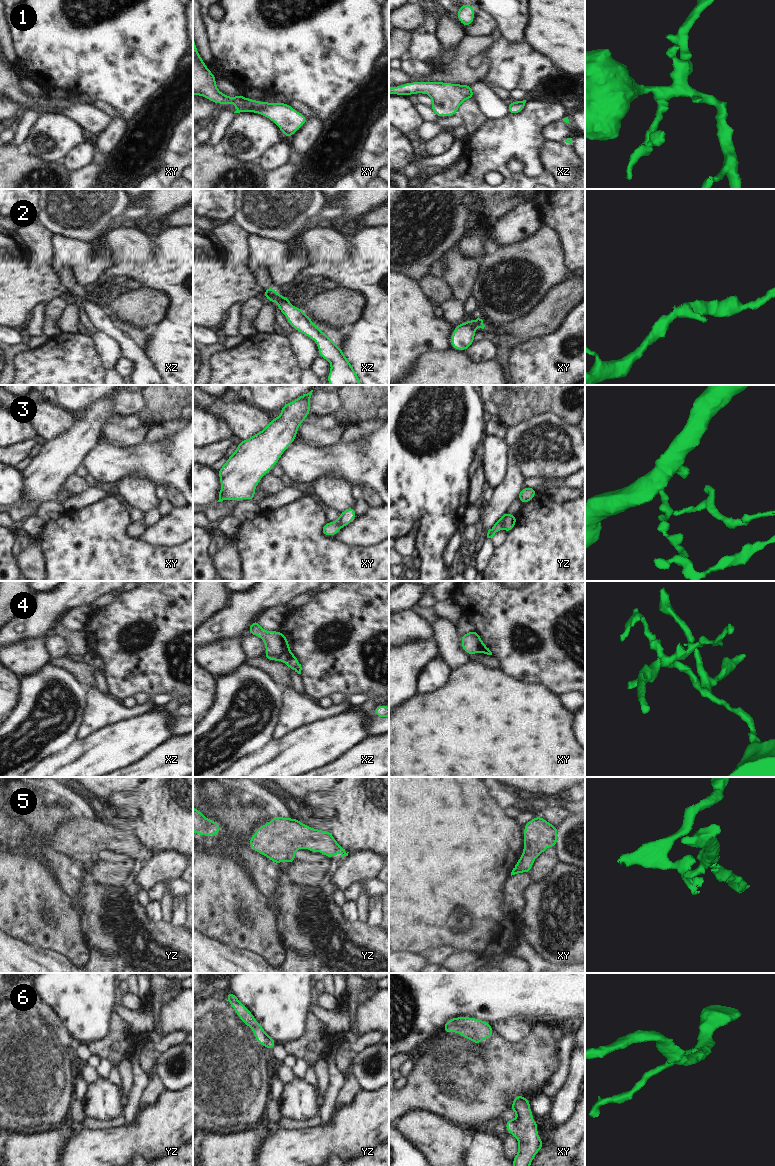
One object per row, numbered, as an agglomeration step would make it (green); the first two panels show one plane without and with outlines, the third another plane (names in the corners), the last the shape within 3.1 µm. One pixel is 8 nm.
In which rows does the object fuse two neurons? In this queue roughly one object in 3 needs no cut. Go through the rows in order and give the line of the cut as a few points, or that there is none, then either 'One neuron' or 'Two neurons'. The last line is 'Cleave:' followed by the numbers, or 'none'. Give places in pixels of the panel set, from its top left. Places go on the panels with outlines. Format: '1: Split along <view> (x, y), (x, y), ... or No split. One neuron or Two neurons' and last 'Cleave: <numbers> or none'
1: No split. One neuron
2: No split. One neuron
3: Split along yz (509, 514), (502, 528). Two neurons
4: Split along xz (283, 635), (283, 651), (278, 659). Two neurons
5: Split along xy (523, 851), (539, 854). Two neurons
6: No split. One neuron
Cleave: 3, 4, 5

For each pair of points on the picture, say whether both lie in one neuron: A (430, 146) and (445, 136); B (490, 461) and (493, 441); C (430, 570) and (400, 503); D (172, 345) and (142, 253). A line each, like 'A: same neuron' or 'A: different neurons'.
A: same neuron
B: same neuron
C: same neuron
D: different neurons

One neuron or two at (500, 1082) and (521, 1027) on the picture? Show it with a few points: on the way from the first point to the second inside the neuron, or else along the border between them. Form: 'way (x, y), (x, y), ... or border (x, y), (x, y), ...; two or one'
border (534, 1023), (519, 1039), (505, 1039), (494, 1033); two

